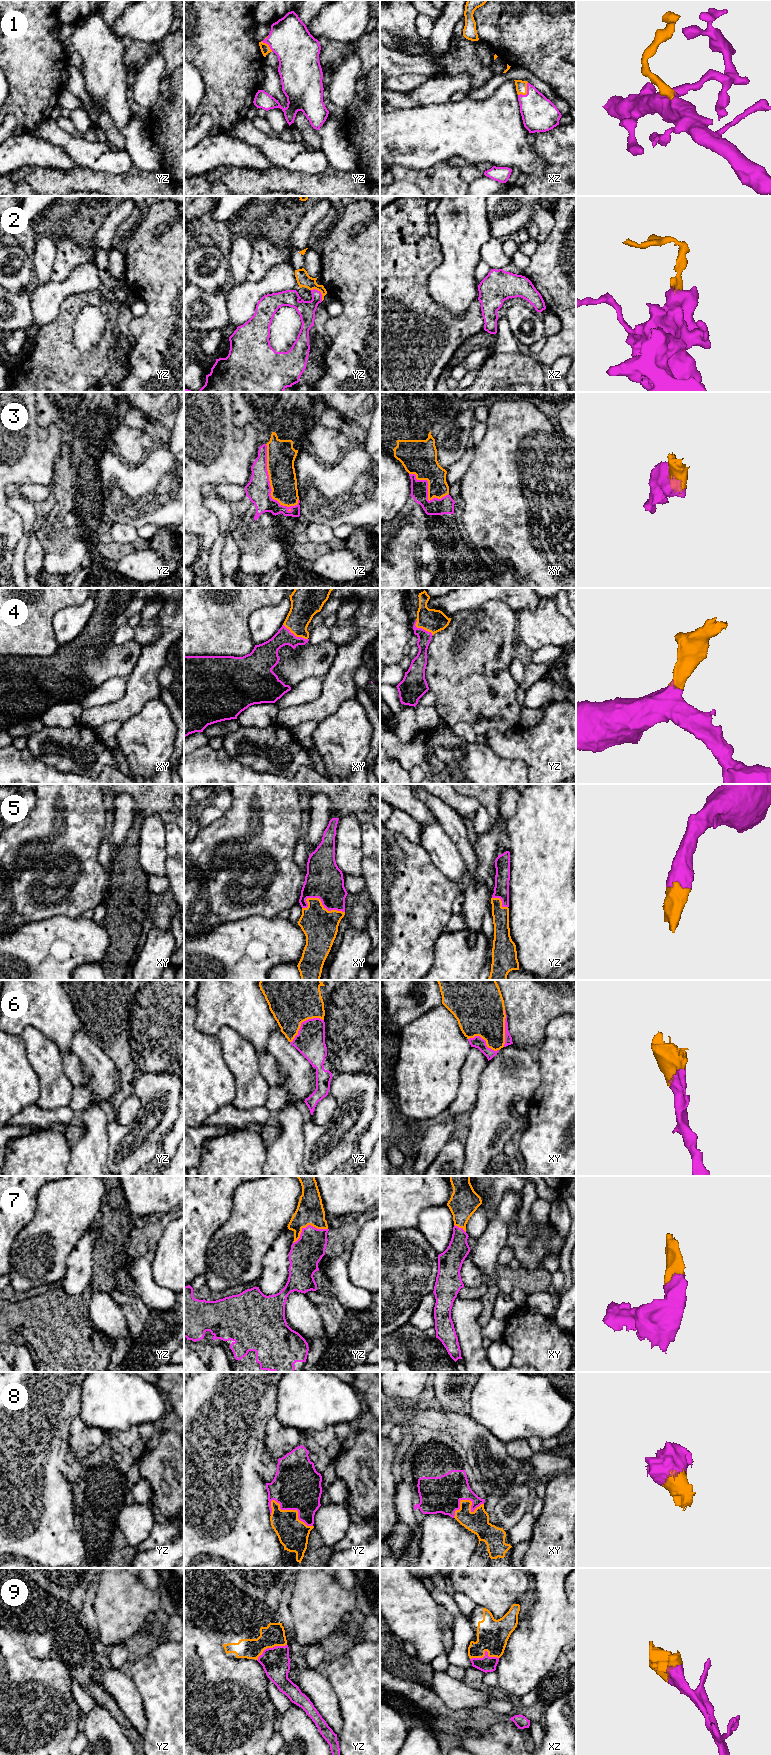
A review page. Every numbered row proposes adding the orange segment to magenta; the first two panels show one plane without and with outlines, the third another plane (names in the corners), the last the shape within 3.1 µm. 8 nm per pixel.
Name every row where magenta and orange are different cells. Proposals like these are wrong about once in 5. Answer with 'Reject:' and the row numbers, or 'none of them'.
Reject: none of them

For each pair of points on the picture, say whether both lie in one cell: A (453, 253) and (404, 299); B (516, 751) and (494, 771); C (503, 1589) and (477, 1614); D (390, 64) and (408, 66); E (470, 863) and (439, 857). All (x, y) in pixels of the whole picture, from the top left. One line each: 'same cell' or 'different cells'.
A: different cells
B: different cells
C: different cells
D: same cell
E: different cells

